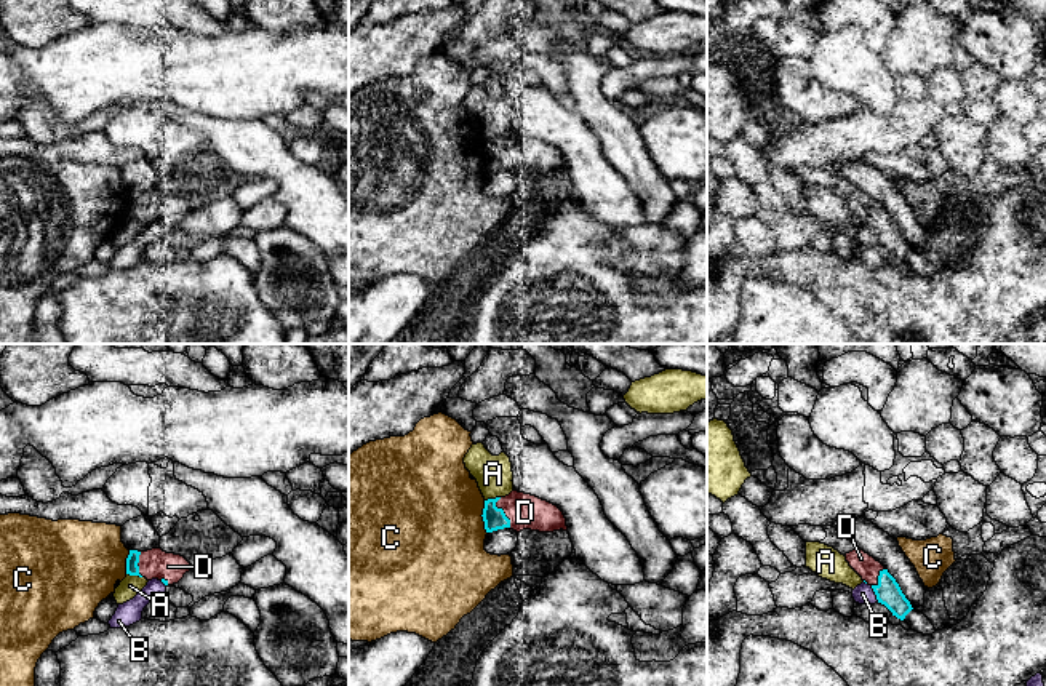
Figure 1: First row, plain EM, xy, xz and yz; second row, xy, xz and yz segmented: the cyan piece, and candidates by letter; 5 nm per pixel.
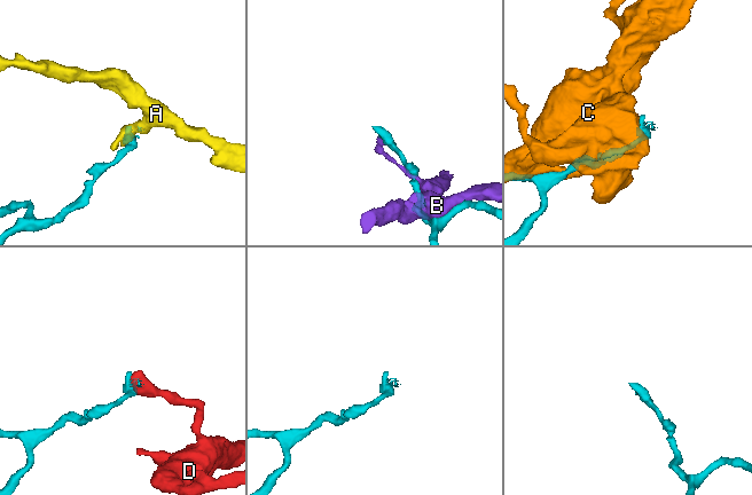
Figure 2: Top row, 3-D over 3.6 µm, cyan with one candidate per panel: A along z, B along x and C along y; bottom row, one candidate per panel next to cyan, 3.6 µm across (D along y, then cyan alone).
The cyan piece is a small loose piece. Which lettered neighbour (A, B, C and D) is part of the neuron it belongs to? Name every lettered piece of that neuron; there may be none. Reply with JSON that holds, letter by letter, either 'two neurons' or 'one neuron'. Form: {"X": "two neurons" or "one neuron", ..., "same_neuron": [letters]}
{"A": "two neurons", "B": "two neurons", "C": "two neurons", "D": "one neuron", "same_neuron": ["D"]}

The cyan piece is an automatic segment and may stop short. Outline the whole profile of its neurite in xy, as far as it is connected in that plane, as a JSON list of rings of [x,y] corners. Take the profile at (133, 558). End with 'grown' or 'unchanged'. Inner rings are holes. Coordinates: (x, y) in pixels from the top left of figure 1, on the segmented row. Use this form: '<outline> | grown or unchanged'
[[[162,548],[147,552],[130,550],[126,558],[126,574],[158,579],[165,585],[178,584],[192,564],[181,555],[166,553]]] | grown

